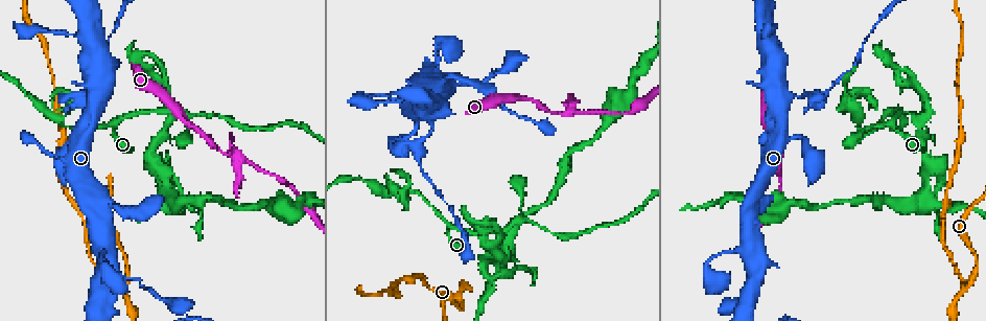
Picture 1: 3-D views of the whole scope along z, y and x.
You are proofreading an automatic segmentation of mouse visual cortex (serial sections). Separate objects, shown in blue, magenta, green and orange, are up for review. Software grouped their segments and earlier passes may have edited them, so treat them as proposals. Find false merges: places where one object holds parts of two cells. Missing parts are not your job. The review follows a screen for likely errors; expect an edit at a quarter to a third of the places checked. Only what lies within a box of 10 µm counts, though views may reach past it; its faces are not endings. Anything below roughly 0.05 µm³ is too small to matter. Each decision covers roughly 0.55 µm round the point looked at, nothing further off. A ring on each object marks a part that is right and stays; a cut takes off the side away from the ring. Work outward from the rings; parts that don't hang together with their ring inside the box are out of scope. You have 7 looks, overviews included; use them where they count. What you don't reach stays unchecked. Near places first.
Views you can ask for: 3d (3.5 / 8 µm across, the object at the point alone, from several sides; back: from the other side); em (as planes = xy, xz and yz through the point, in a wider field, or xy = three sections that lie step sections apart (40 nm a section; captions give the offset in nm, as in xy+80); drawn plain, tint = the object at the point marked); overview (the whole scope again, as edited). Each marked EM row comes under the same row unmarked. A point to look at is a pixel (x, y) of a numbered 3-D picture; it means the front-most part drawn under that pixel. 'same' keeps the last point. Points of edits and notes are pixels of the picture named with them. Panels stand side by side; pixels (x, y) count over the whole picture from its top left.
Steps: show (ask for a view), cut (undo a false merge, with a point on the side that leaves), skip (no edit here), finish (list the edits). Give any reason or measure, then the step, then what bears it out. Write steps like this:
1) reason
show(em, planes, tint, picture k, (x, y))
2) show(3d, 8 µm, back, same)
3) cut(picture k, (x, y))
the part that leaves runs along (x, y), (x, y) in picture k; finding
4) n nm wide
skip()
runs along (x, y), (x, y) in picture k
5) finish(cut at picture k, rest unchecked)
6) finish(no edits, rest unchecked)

sharp bend
show(3d, 3.5 µm, picture 1, (432, 121))

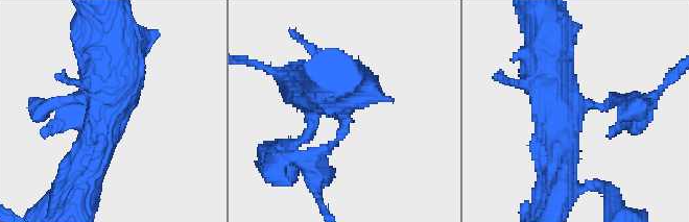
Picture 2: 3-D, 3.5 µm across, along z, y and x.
shape alone is not enough
show(em, xy, step 1, tint, picture 2, (578, 103))

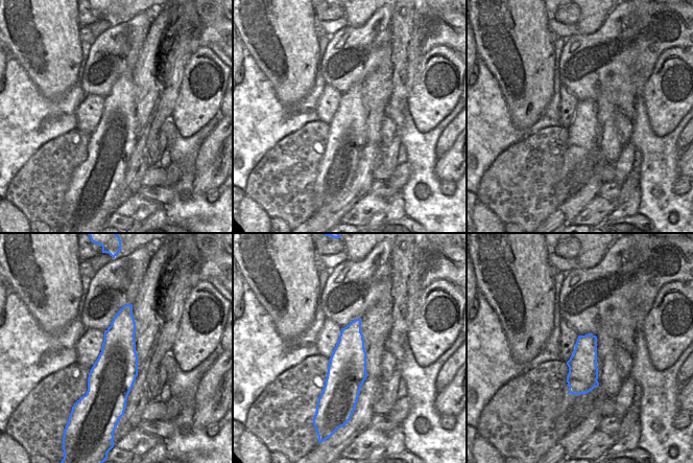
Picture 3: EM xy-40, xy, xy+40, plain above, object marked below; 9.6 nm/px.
cut(picture 2, (65, 100))
the part that leaves runs along (608, 106), (645, 103), (680, 68) in picture 2; two cells meet here

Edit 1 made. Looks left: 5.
branch point
show(3d, 3.5 µm, picture 1, (169, 113))

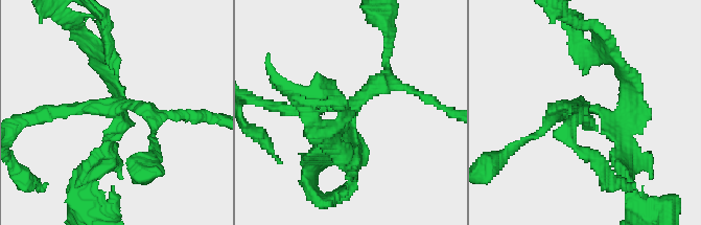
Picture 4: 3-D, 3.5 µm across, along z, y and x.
shape alone is not enough
show(em, xy, step 3, tint, picture 4, (110, 110))

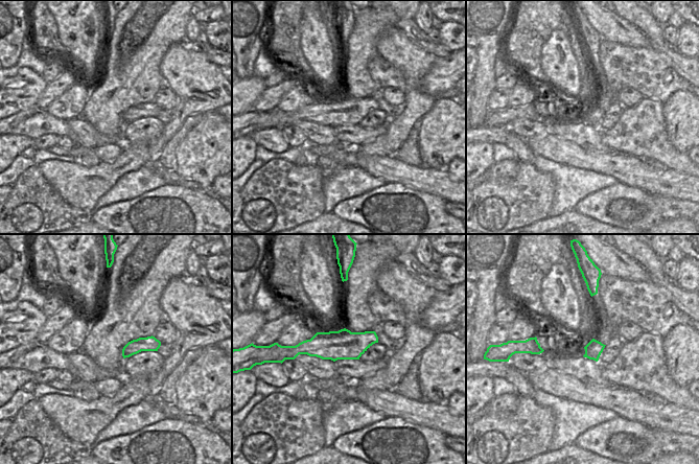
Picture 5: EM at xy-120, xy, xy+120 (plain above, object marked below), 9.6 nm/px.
cut it another way
show(em, planes, tint, same)

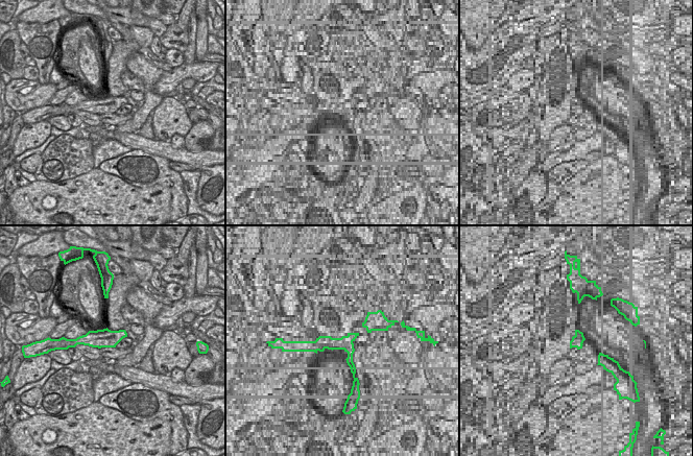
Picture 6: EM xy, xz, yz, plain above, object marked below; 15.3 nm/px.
4 arms
cut(picture 4, (80, 198))
the part that leaves runs along (352, 116), (343, 152), (310, 157) in picture 4; two cells meet here

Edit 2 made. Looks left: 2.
a narrow waist
show(3d, 3.5 µm, picture 1, (49, 112))

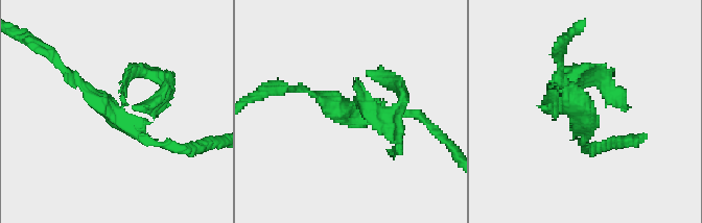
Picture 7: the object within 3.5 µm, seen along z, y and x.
3 arms; arms of 150, 150, 150 nm; need the tissue
show(em, xy, step 1, tint, picture 7, (350, 111))

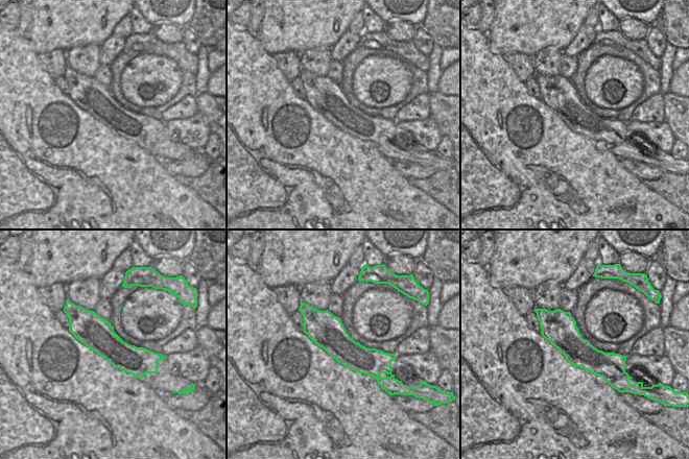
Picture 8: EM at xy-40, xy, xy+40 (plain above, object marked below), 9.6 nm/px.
cut(picture 7, (139, 107))
the part that leaves runs along (124, 103), (134, 71), (166, 78), (160, 97) in picture 7; a second cell is stuck on

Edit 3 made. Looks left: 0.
finish(cut at picture 2, cut at picture 4, cut at picture 7, rest unchecked)

